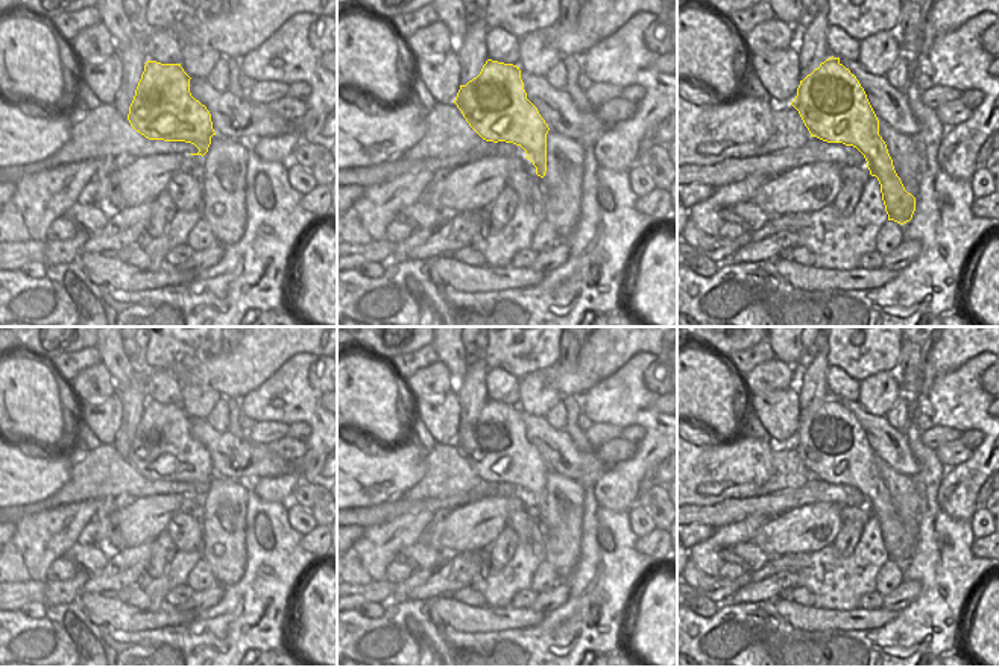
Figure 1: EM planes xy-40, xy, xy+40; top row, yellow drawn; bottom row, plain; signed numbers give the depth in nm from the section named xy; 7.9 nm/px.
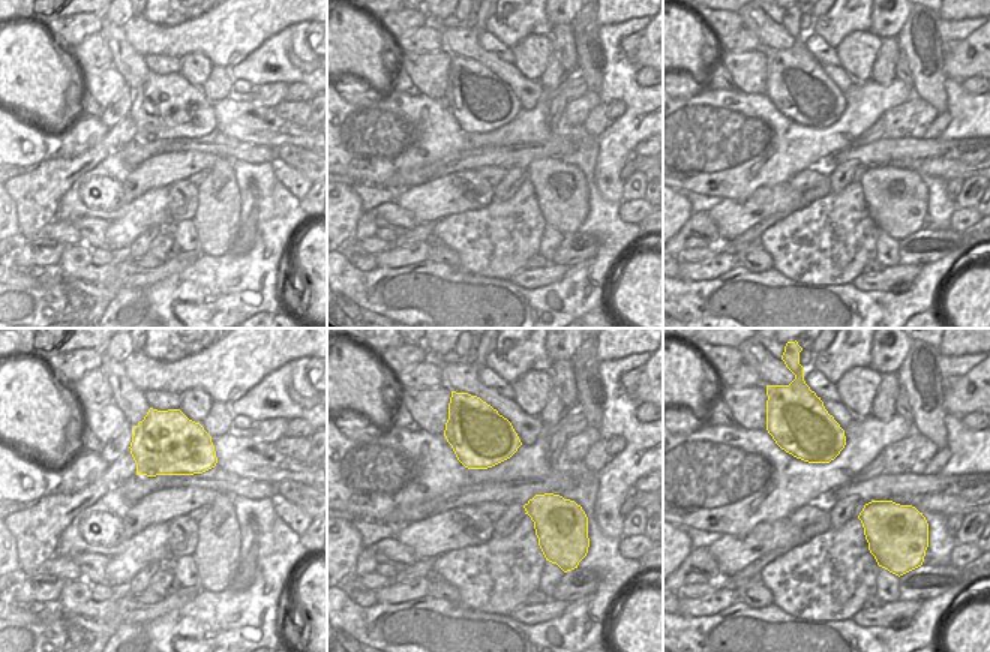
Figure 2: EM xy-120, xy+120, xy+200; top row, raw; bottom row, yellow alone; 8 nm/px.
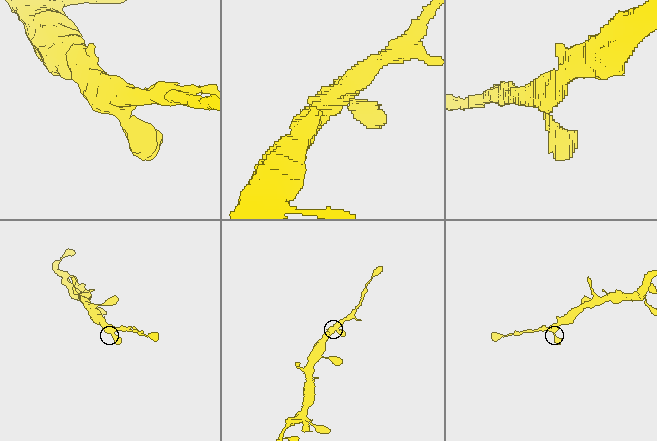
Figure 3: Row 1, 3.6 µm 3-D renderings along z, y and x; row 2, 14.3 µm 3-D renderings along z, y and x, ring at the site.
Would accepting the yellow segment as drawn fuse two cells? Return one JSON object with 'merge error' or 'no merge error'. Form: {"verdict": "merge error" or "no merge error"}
{"verdict": "no merge error"}

